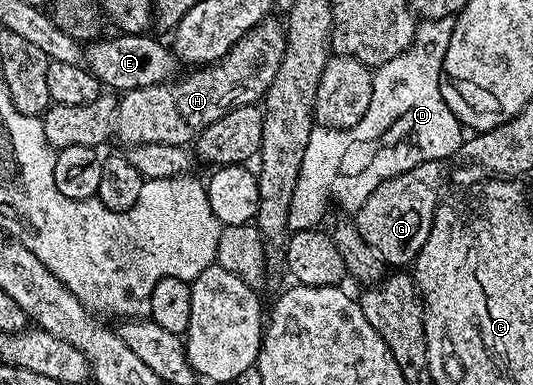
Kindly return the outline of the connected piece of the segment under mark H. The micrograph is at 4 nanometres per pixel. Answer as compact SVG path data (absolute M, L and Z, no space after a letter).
M281 18L260 20L222 59L194 69L191 75L173 81L132 89L118 99L118 109L112 124L113 134L122 145L151 143L152 145L193 144L212 121L220 121L224 113L263 98L284 58L286 29Z

